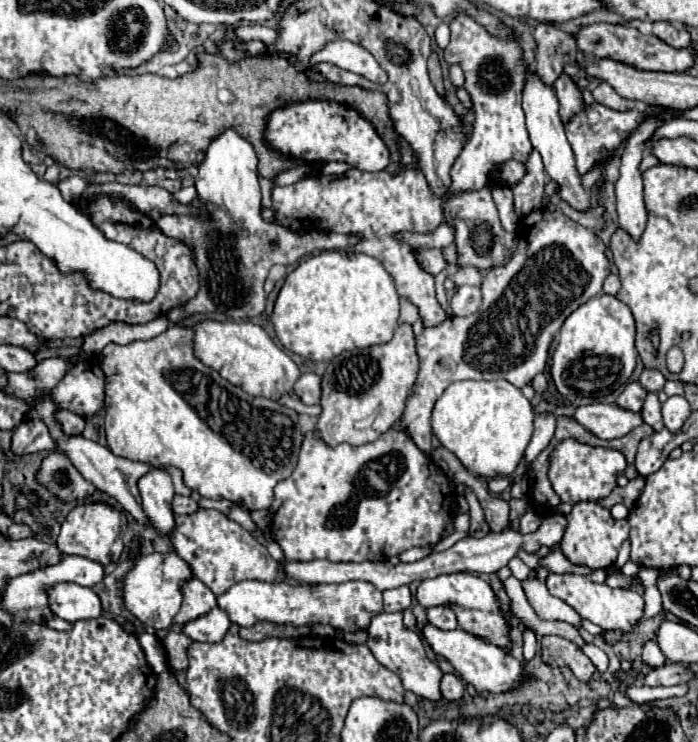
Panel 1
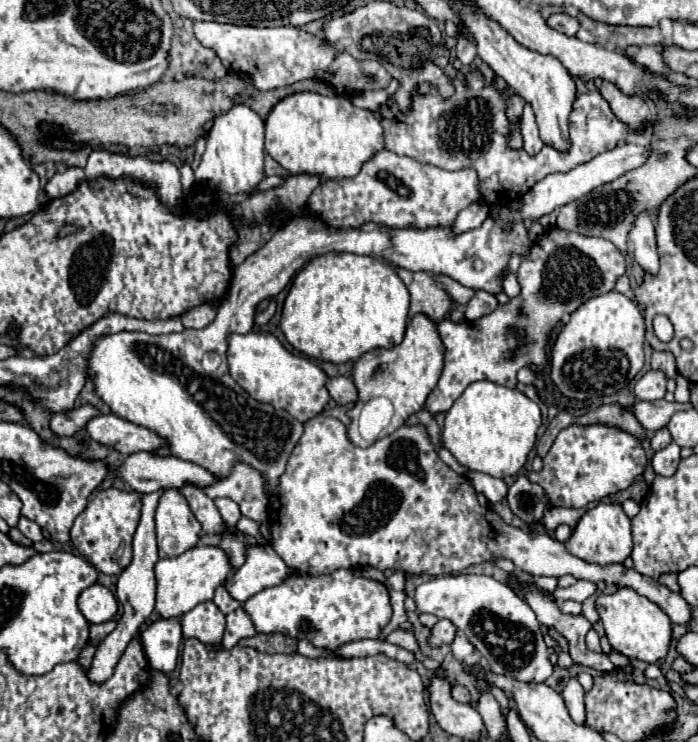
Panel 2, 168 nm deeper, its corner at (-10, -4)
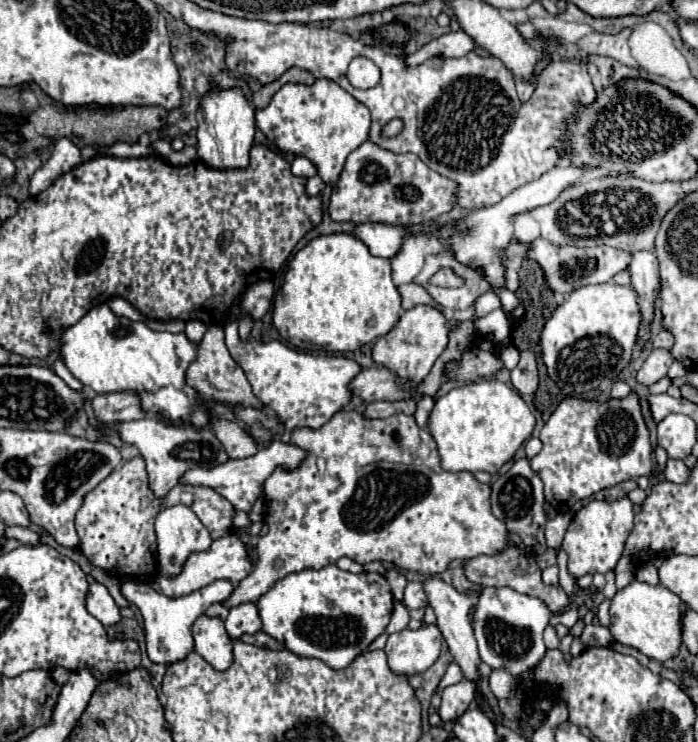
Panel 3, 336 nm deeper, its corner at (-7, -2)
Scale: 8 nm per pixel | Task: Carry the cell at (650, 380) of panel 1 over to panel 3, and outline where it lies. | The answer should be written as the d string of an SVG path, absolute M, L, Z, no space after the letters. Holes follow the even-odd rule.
M661 330L655 338L653 338L653 348L671 348L673 346L673 334L669 334L669 330Z

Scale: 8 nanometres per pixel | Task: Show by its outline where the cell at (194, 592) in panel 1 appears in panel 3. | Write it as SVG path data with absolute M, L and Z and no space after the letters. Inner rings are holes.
M199 616L193 624L195 652L201 654L215 670L227 670L233 664L233 640L221 618Z

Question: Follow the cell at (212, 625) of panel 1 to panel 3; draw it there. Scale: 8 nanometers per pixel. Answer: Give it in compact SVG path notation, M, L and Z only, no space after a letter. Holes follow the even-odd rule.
M245 602L241 606L235 606L229 610L229 616L225 620L225 628L231 638L241 638L243 634L255 634L261 630L261 616L255 602Z

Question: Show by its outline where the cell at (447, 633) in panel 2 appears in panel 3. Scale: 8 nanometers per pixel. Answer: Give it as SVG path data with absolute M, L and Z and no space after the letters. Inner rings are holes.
M435 624L391 634L385 646L389 668L401 676L421 674L439 658L441 642L443 636Z

